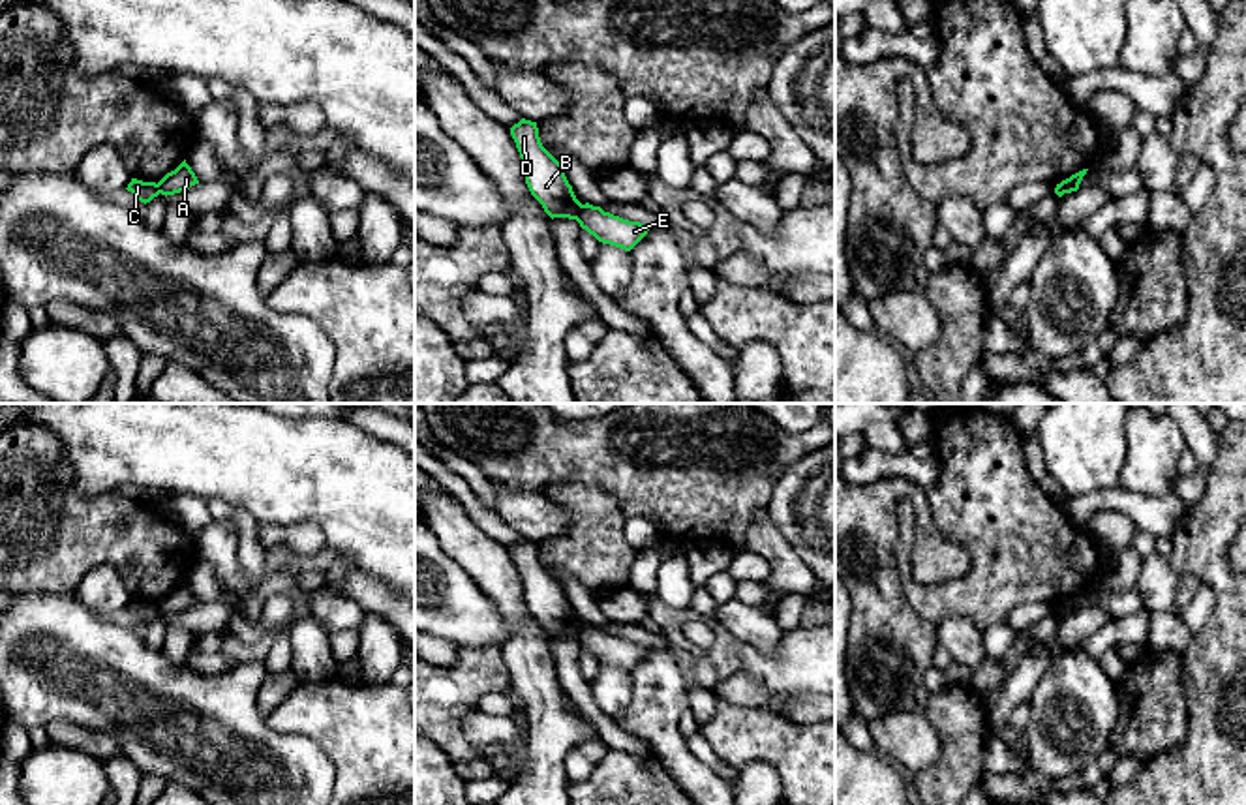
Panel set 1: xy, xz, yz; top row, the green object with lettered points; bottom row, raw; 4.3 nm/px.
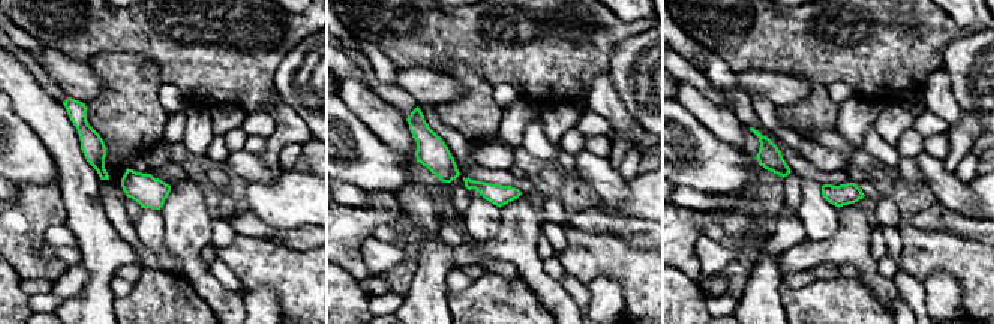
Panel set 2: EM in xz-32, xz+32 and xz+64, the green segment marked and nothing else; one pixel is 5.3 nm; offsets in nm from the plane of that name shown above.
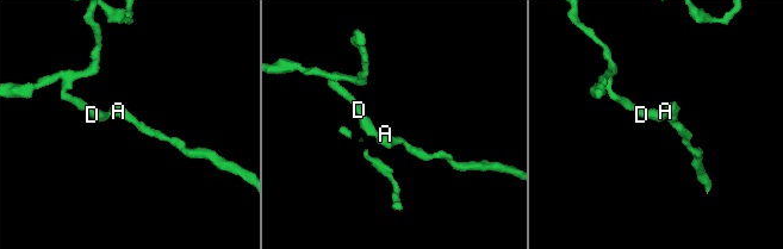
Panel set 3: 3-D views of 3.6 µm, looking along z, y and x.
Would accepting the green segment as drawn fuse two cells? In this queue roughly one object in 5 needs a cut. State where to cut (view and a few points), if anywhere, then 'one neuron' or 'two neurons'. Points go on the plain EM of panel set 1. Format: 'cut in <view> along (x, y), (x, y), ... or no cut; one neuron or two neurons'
cut in xz along (582, 625), (575, 638); two neurons

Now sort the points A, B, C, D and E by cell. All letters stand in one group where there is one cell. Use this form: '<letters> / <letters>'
A E / B C D

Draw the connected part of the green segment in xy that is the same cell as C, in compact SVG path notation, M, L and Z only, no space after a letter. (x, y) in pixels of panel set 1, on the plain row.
M131 599L131 602L128 604L126 610L131 612L135 615L135 619L144 625L160 615L160 608L156 602L143 602L137 599Z

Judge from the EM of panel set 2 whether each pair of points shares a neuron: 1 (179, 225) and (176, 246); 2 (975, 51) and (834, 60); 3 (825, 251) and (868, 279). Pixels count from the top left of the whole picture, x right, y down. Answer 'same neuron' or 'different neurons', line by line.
1: same neuron
2: different neurons
3: same neuron

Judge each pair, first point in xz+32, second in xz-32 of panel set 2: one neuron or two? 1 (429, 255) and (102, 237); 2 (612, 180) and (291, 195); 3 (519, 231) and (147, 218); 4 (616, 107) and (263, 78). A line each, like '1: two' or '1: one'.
1: one
2: two
3: two
4: two

